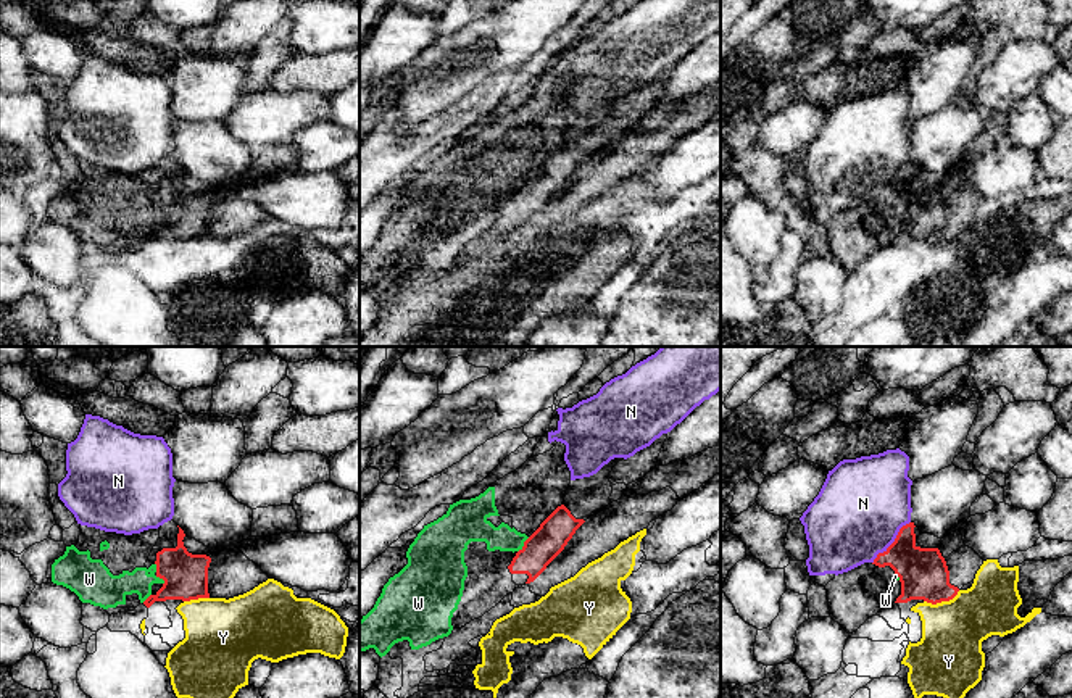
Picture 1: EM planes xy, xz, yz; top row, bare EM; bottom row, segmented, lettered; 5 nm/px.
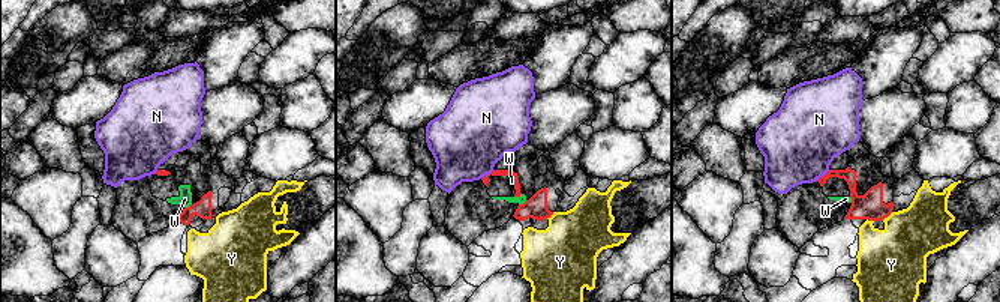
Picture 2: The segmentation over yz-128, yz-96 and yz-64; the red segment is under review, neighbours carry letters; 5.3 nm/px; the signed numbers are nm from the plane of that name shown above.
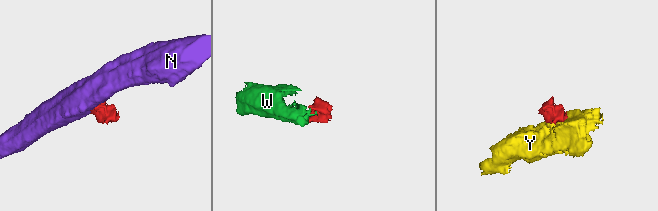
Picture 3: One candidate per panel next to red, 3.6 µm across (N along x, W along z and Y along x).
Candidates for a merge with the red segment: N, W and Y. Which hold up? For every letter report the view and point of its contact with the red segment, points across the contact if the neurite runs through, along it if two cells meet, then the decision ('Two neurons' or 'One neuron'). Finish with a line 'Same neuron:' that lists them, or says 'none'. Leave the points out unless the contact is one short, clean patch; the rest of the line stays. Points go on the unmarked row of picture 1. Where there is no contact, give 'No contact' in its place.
N: Touches red at yz (893, 181). Boundary: yz (909, 160), (872, 202). Two neurons
W: Touches red at xz (524, 184). Boundary: xz (529, 176), (518, 191). Two neurons
Y: Touches red at yz (942, 239). Boundary: yz (959, 229), (948, 239), (924, 240). Two neurons
Same neuron: none

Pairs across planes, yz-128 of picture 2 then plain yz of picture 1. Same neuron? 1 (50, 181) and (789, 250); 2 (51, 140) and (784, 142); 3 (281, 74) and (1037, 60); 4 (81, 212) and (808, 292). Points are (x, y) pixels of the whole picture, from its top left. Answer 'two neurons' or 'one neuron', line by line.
1: two neurons
2: two neurons
3: one neuron
4: two neurons

